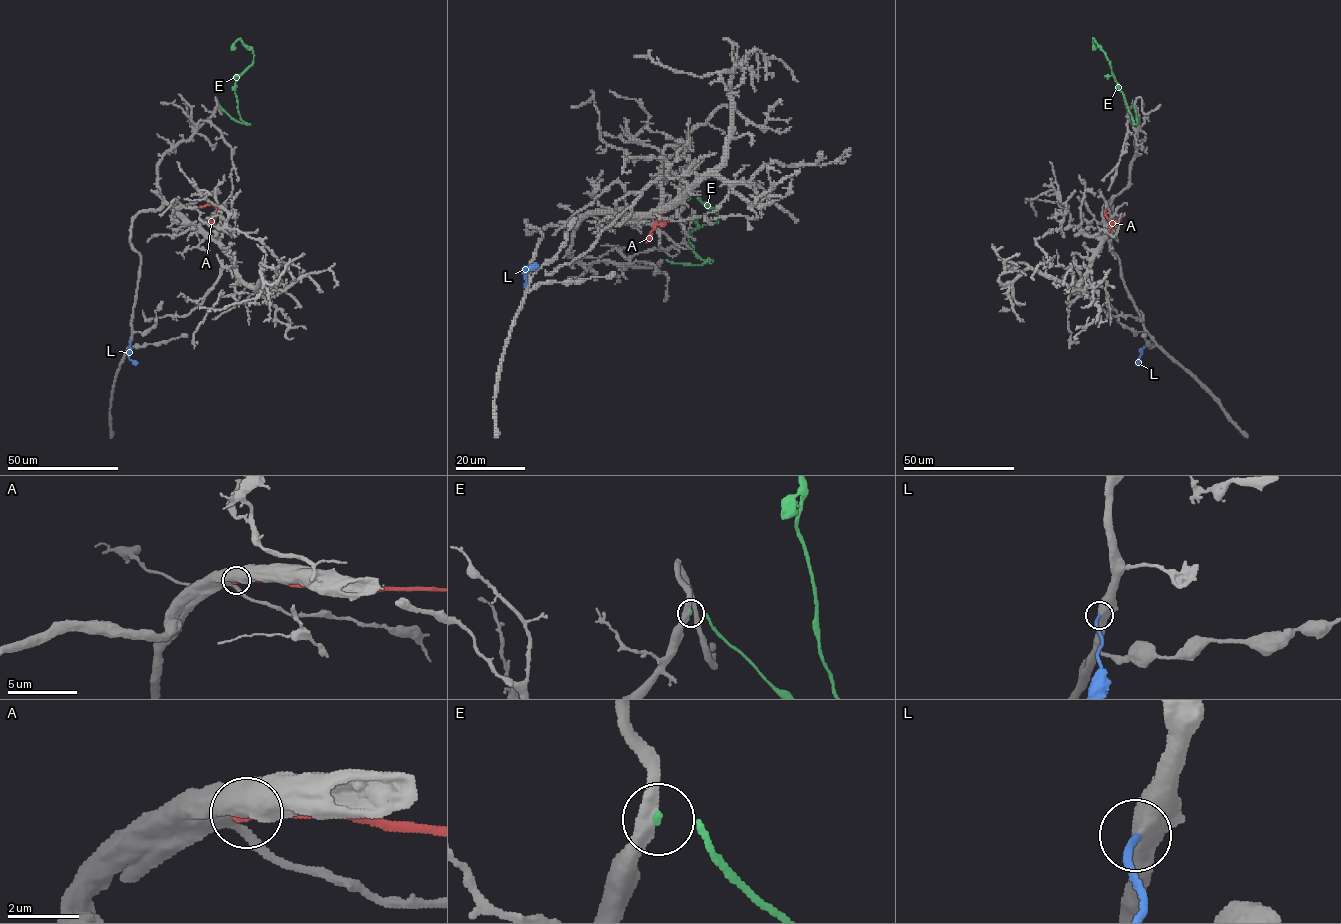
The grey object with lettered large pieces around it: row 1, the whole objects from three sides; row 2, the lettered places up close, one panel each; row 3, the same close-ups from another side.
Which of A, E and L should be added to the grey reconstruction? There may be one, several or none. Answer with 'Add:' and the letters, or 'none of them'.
Add: L

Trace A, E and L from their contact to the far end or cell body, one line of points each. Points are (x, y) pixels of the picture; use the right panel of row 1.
A: (1104, 207), (1106, 204), (1106, 218), (1110, 221), (1114, 223), (1123, 218)
E: (1134, 105), (1135, 124), (1105, 52), (1092, 38), (1094, 50)
L: (1151, 339), (1142, 350), (1137, 363)

